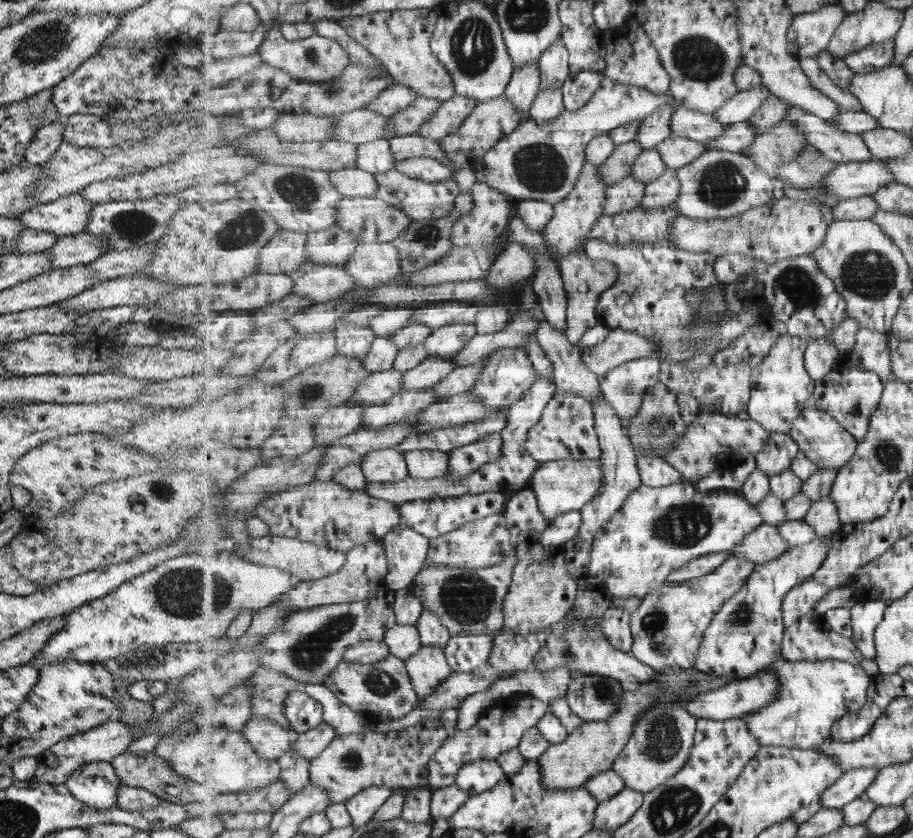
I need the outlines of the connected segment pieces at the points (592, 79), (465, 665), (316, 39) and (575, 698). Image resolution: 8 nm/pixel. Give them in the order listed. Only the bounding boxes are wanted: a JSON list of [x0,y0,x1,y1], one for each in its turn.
[[563,71,605,110],[444,634,494,673],[259,28,351,84],[566,675,625,721]]

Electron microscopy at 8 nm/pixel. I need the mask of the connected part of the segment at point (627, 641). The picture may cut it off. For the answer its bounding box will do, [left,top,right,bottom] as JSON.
[600,607,634,653]

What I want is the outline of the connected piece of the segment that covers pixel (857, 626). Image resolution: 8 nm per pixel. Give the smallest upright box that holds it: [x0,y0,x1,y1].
[850,602,889,660]

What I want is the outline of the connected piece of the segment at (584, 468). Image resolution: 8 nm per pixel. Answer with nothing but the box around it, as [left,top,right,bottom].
[530,456,603,522]

